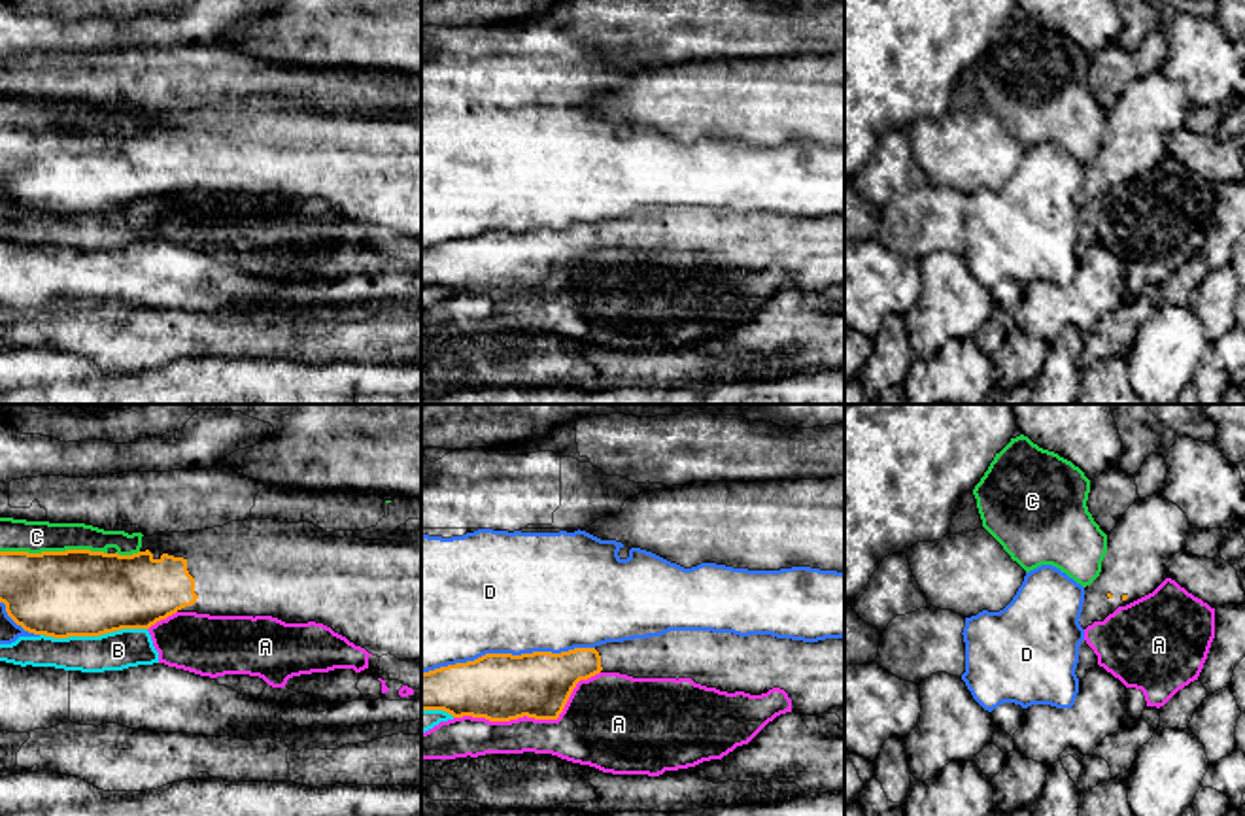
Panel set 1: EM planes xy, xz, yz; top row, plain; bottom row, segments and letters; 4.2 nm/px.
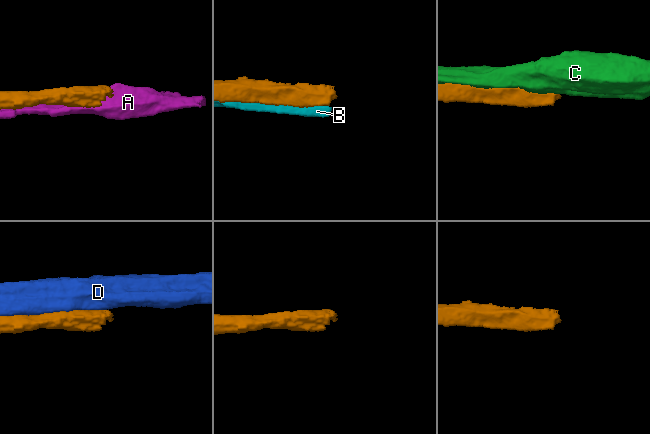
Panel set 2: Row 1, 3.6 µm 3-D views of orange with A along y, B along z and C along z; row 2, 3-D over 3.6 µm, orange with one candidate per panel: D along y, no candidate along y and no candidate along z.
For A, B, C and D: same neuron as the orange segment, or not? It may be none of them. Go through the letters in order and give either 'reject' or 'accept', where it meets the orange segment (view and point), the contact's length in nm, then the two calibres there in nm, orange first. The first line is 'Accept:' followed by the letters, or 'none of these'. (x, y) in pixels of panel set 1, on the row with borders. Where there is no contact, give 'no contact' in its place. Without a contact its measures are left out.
Accept: none of these
A: reject; meets orange in xz at (533, 716); contact 650 nm long; 280 nm thick on the orange side, 280 nm on the other
B: reject; meets orange in xy at (93, 635); contact 460 nm long; 360 nm thick on the orange side, 170 nm on the other
C: reject; meets orange in xy at (53, 552); contact 460 nm long; 360 nm thick on the orange side, 140 nm on the other
D: reject; meets orange in xz at (507, 654); contact 750 nm long; 280 nm thick on the orange side, 500 nm on the other

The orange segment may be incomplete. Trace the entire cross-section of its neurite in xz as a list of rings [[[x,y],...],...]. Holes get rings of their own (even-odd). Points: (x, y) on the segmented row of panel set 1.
[[[669,631],[661,637],[606,642],[561,654],[486,654],[474,661],[421,672],[421,710],[444,710],[453,718],[472,716],[489,722],[523,716],[557,720],[576,684],[599,672],[633,678],[691,678],[695,684],[727,693],[761,695],[780,688],[792,699],[792,712],[801,716],[818,716],[835,706],[844,708],[844,637],[803,642],[771,635]]]

